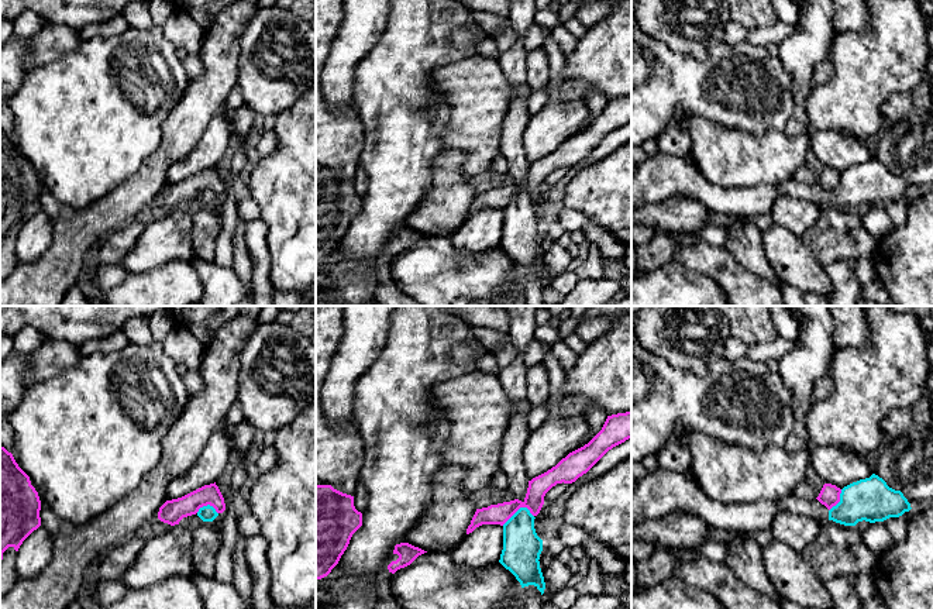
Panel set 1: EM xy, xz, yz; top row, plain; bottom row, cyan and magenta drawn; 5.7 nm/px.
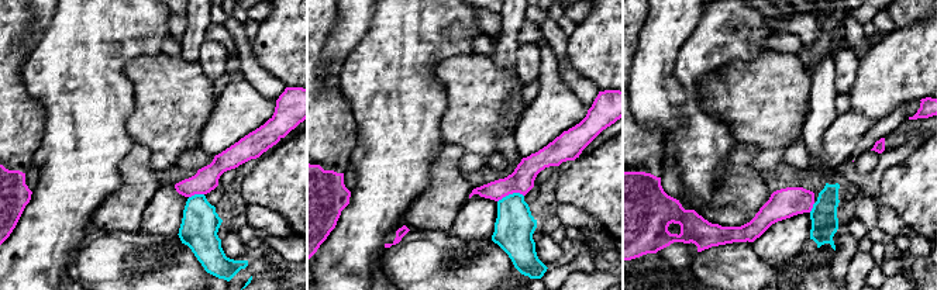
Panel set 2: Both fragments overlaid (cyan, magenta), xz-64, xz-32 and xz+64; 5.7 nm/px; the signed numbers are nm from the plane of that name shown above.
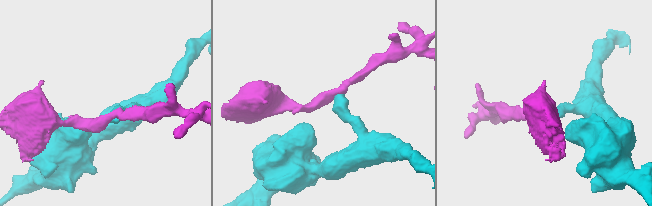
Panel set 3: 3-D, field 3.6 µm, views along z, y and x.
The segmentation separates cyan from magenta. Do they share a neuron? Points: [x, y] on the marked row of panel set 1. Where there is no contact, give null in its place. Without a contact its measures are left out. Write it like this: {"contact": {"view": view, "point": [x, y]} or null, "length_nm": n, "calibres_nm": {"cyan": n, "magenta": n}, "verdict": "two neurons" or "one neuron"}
{"contact": {"view": "xz", "point": [519, 509]}, "length_nm": 190, "calibres_nm": {"cyan": 220, "magenta": 120}, "verdict": "two neurons"}

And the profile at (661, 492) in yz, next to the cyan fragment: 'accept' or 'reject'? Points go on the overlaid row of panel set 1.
accept

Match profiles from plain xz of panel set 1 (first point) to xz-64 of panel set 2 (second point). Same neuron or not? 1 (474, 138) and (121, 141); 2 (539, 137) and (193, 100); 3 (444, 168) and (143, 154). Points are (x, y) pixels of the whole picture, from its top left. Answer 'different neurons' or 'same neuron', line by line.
1: different neurons
2: different neurons
3: same neuron

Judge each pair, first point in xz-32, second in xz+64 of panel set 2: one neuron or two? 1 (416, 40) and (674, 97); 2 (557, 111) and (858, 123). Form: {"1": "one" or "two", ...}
{"1": "two", "2": "one"}

